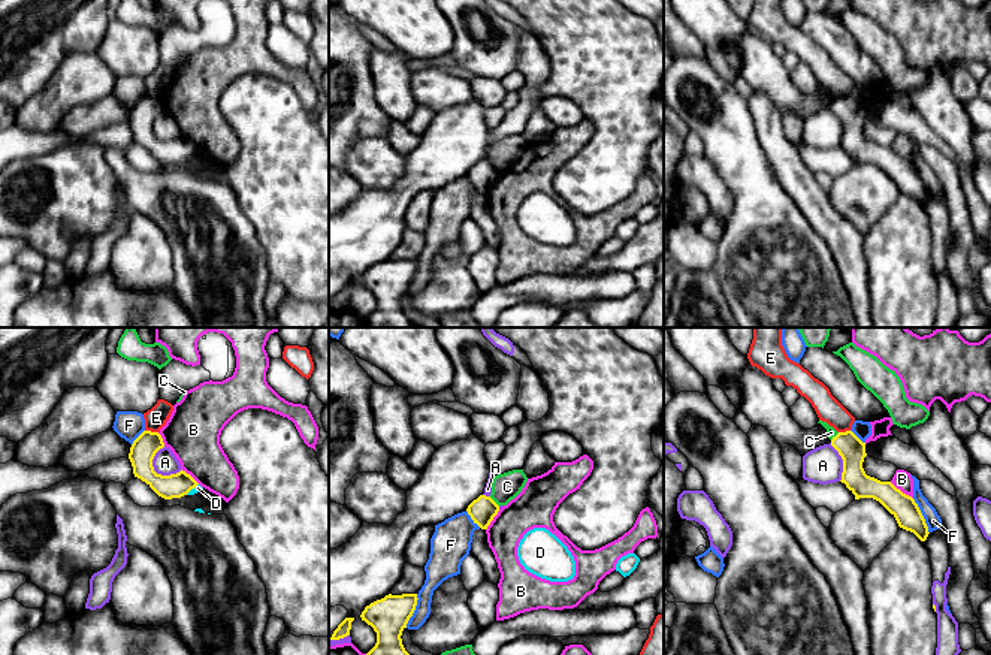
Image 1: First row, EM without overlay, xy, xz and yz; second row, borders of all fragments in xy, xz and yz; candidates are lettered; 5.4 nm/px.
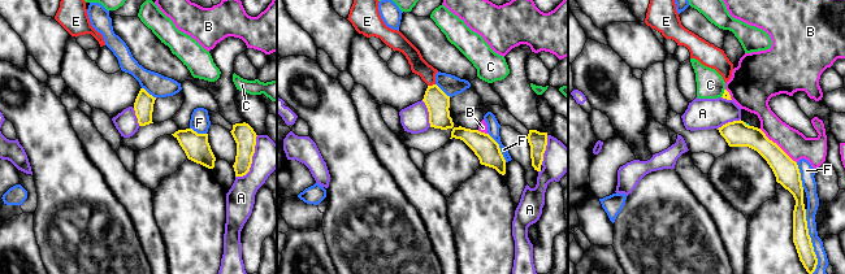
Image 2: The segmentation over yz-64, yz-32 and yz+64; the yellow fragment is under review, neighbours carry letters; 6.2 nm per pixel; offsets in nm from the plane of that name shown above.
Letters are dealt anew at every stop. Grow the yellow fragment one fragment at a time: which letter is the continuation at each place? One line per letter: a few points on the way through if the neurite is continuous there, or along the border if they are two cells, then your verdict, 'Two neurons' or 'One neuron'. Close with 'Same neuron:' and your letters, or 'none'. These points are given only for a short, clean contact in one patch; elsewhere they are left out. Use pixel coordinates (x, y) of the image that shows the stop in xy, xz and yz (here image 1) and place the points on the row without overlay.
A: Two neurons
B: Two neurons
C: Two neurons
D: Two neurons
E: Boundary: xy (145, 94), (157, 97). Two neurons
F: Two neurons
Same neuron: none

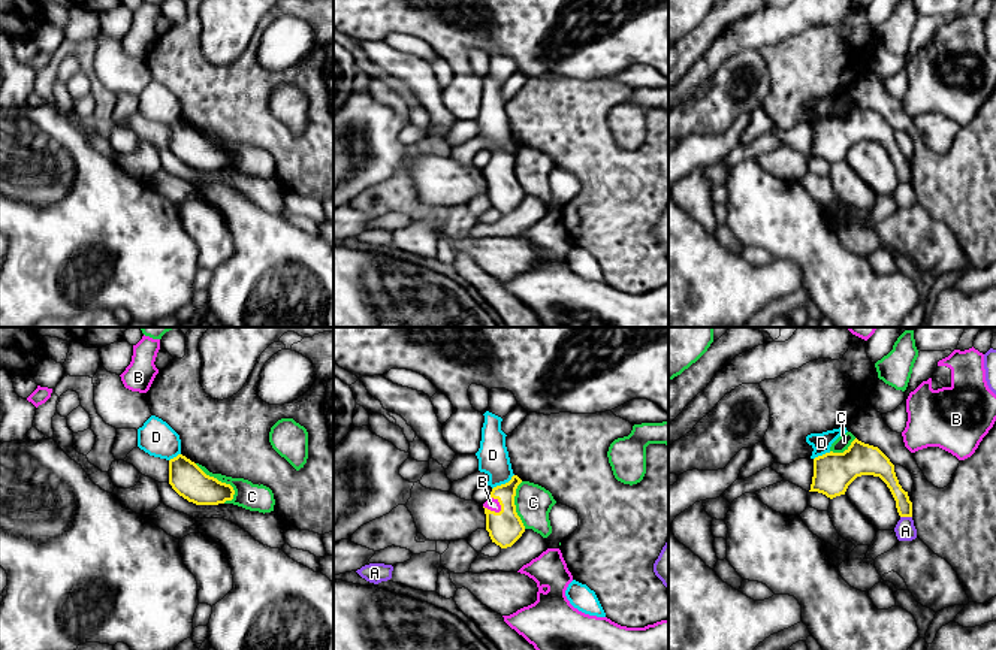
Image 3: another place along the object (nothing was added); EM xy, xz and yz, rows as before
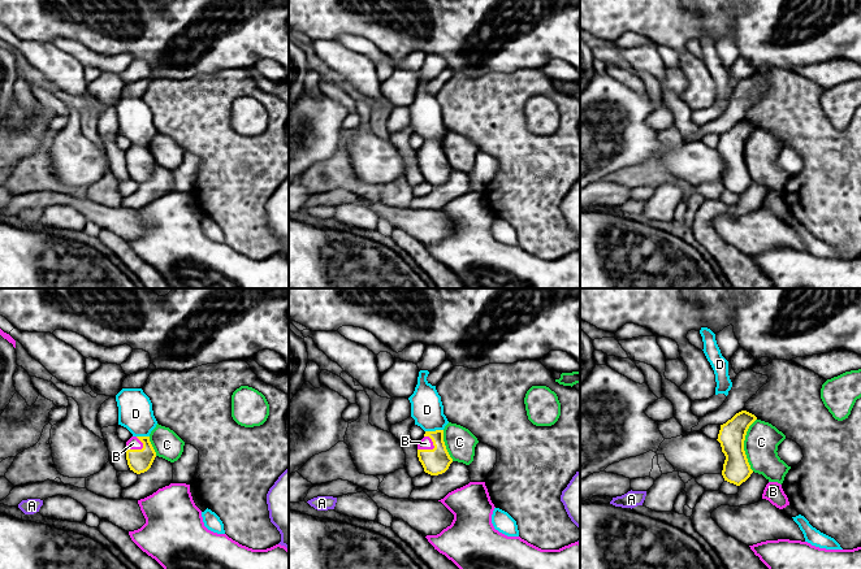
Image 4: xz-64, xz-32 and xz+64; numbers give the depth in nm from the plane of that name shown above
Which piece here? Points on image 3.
A: Two neurons
B: Path across: xz (504, 193), (503, 187), (492, 177), (491, 169). One neuron
C: Two neurons
D: Boundary: xz (513, 139), (507, 147), (492, 154). Two neurons
Same neuron: B

